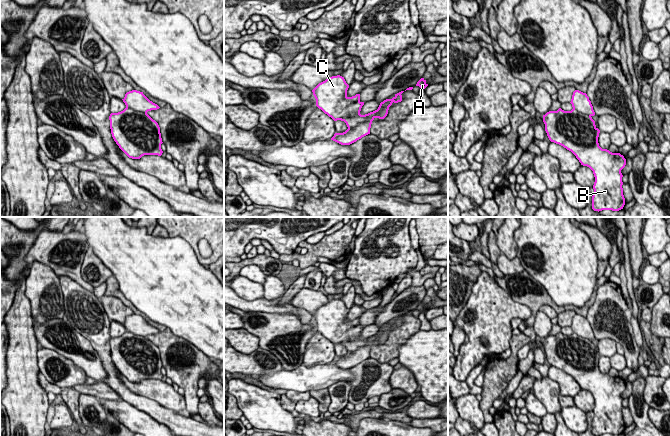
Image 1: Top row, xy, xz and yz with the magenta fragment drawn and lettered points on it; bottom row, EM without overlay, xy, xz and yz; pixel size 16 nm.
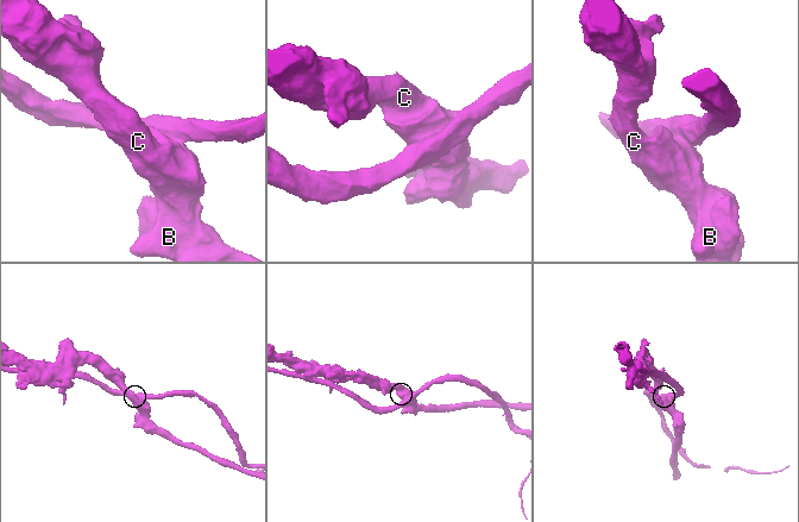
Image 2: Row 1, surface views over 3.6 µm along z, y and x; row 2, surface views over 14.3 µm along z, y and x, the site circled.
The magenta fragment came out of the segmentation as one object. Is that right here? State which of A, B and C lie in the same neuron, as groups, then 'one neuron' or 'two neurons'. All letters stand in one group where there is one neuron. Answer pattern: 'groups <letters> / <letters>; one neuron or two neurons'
groups A / B C; two neurons

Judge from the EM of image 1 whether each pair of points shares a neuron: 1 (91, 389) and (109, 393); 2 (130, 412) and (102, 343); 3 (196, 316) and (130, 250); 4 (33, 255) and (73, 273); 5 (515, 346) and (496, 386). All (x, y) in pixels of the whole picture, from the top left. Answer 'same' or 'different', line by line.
1: same
2: different
3: same
4: same
5: same

